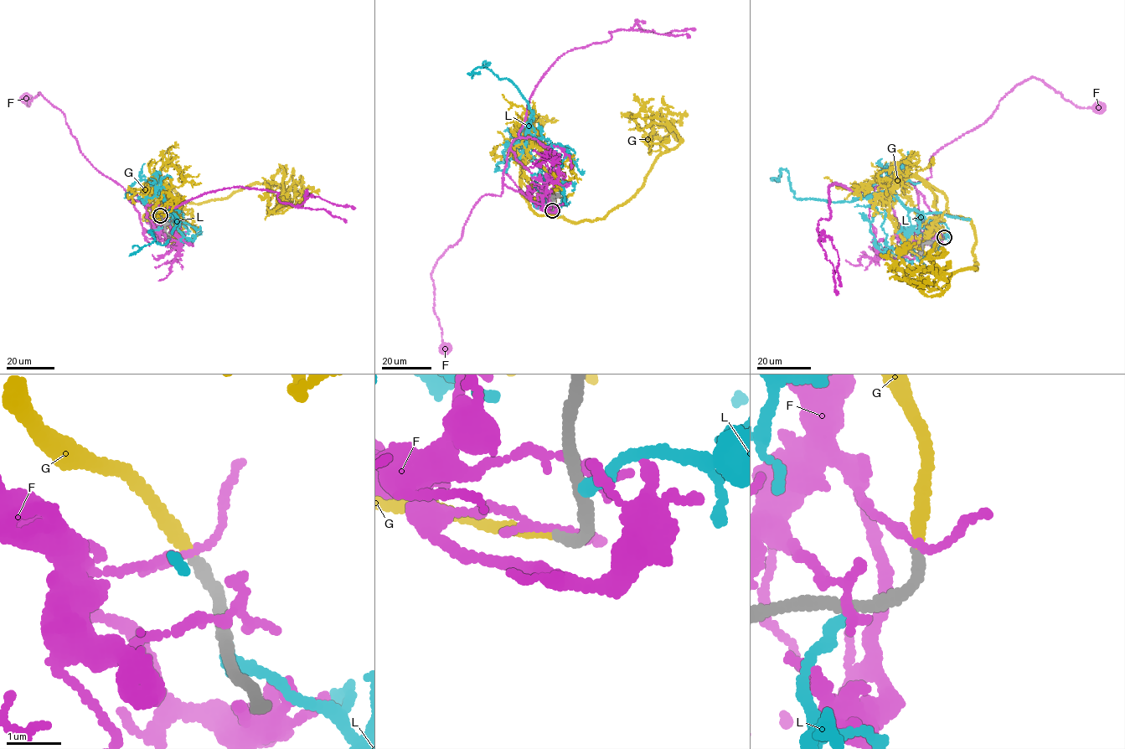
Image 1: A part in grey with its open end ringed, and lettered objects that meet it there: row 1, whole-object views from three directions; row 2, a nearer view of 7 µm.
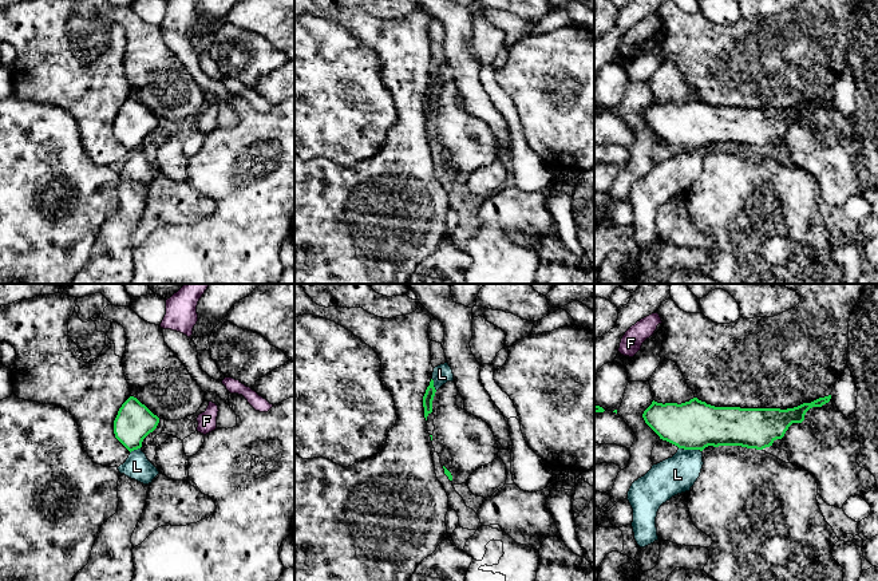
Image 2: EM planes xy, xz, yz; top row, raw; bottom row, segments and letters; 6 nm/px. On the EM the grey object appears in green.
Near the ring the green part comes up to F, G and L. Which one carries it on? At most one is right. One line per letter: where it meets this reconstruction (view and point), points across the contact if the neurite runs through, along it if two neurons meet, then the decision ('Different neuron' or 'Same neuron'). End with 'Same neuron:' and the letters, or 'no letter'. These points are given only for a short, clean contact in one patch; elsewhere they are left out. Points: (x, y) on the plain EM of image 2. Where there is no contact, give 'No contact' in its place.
F: No contact. Different neuron
G: No contact. Same neuron
L: Touches green at yz (689, 149). Boundary: yz (679, 147), (700, 151). Different neuron
Same neuron: G

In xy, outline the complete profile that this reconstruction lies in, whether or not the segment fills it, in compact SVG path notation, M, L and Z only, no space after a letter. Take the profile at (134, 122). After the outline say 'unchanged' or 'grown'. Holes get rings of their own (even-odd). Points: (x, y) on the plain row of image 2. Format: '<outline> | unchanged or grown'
M130 96L118 111L114 120L114 134L131 153L142 147L143 139L157 129L158 123L157 115L137 98Z | unchanged

